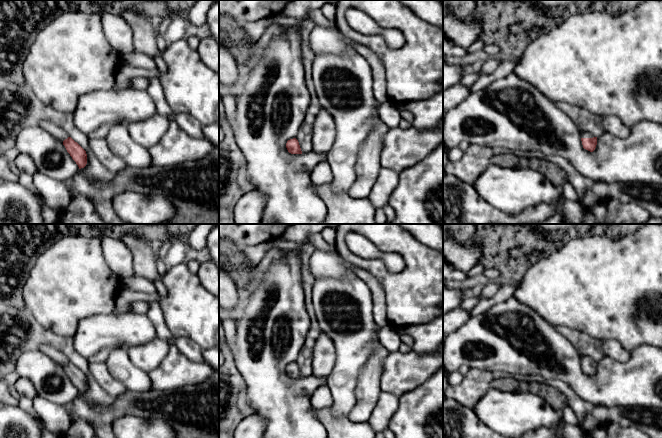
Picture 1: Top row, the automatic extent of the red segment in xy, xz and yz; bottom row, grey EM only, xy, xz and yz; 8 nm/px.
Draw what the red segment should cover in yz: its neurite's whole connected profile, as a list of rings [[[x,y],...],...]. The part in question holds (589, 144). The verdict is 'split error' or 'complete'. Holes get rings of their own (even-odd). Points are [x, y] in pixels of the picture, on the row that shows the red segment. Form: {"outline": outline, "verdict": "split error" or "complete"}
{"outline": [[[581,131],[580,135],[583,148],[590,152],[593,152],[597,145],[597,137],[586,131]]], "verdict": "split error"}

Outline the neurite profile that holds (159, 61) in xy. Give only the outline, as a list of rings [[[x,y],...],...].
[[[161,52],[156,55],[154,58],[153,58],[155,64],[156,64],[156,69],[158,70],[159,72],[159,77],[160,76],[163,76],[165,73],[166,73],[166,63],[164,61],[164,59],[162,58],[162,54]]]

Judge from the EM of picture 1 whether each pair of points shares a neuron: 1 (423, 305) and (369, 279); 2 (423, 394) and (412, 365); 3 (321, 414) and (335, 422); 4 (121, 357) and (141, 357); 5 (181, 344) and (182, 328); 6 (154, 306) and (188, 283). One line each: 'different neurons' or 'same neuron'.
1: different neurons
2: different neurons
3: same neuron
4: different neurons
5: different neurons
6: different neurons

